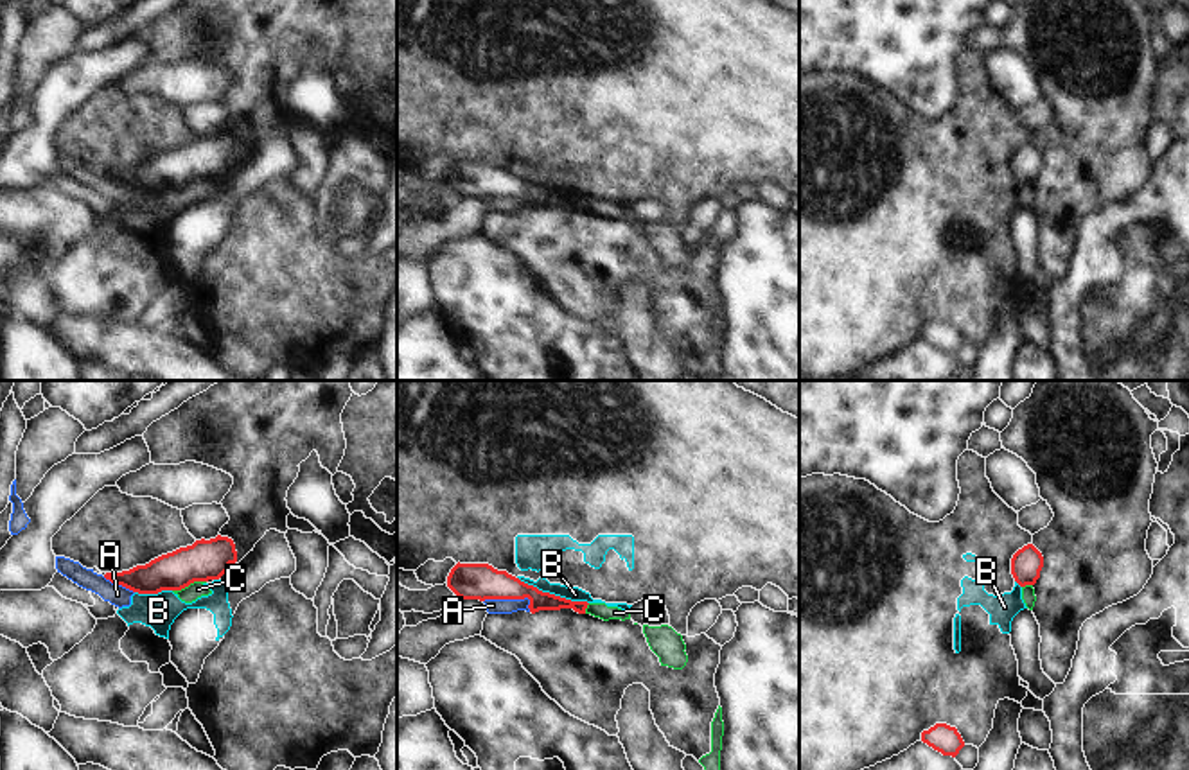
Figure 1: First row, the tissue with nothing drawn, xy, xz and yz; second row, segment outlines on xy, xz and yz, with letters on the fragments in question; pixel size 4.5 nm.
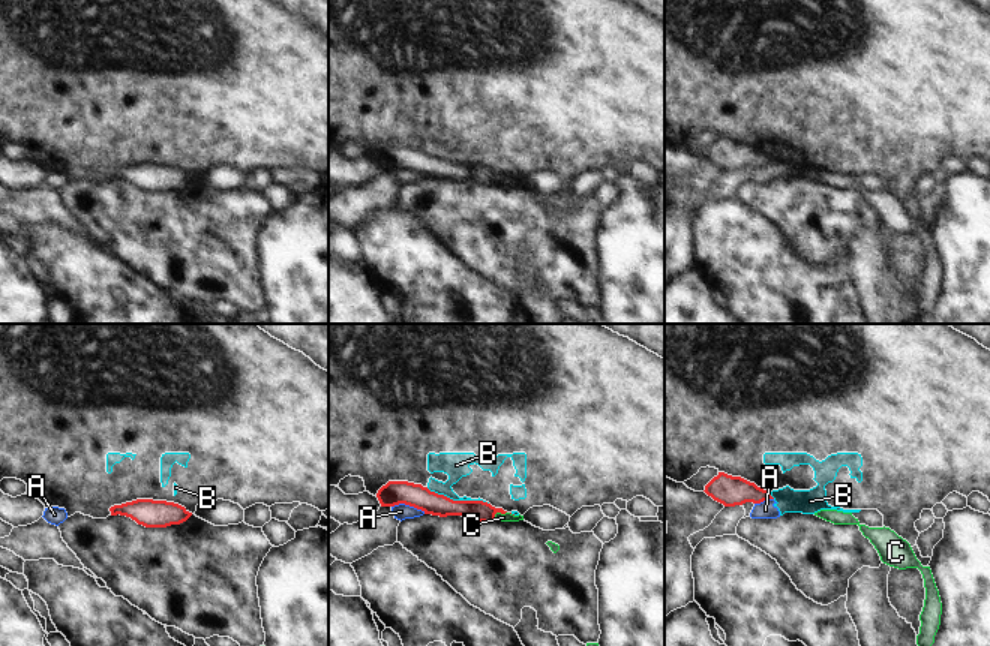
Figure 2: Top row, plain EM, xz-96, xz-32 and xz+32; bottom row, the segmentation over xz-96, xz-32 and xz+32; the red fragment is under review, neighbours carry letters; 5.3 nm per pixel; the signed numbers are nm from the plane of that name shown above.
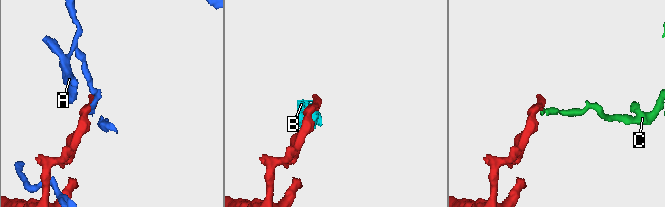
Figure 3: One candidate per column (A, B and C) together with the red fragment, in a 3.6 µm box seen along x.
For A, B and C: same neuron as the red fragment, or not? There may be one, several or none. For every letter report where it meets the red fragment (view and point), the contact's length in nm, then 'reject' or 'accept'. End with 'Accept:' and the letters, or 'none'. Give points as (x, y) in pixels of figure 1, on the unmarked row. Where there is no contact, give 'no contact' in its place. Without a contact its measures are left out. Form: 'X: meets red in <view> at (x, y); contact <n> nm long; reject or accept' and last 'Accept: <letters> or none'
A: meets red in xz at (512, 196); contact 220 nm long; reject
B: meets red in xz at (554, 192); contact 340 nm long; reject
C: meets red in xy at (189, 182); contact 160 nm long; reject
Accept: none

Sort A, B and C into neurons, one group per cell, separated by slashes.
A C / B

